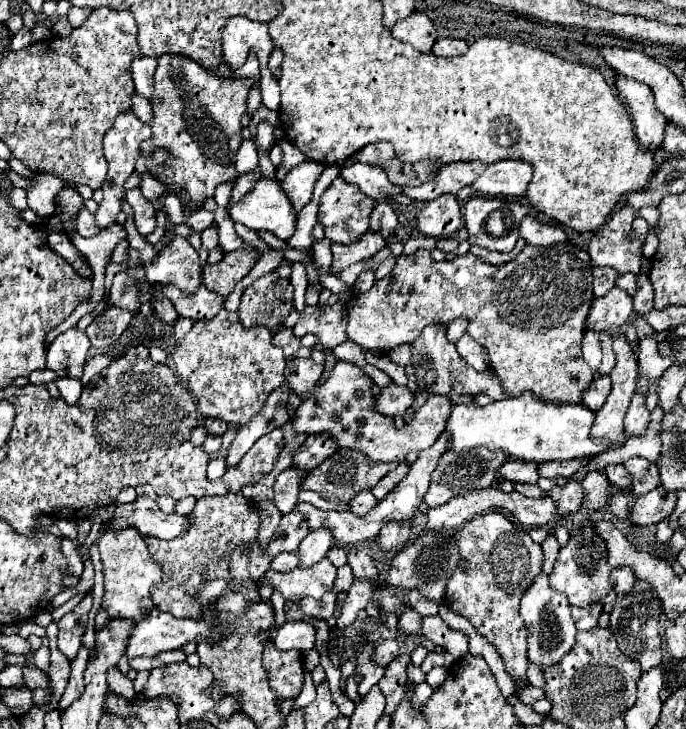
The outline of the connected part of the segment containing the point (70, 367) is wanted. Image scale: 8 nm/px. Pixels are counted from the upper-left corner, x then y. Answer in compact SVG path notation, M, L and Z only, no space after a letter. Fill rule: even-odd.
M70 328L48 346L46 354L48 368L62 378L80 378L82 366L88 358L88 350L90 350L88 336L78 328Z

